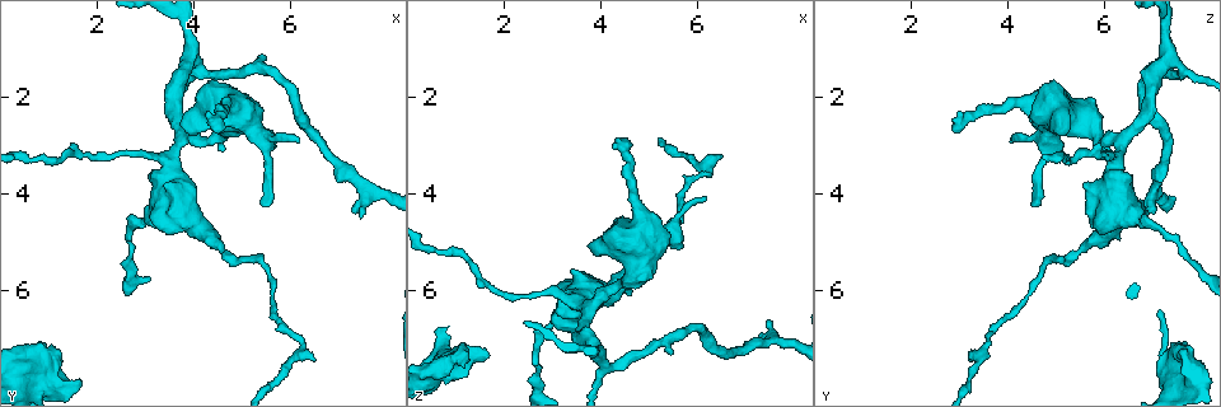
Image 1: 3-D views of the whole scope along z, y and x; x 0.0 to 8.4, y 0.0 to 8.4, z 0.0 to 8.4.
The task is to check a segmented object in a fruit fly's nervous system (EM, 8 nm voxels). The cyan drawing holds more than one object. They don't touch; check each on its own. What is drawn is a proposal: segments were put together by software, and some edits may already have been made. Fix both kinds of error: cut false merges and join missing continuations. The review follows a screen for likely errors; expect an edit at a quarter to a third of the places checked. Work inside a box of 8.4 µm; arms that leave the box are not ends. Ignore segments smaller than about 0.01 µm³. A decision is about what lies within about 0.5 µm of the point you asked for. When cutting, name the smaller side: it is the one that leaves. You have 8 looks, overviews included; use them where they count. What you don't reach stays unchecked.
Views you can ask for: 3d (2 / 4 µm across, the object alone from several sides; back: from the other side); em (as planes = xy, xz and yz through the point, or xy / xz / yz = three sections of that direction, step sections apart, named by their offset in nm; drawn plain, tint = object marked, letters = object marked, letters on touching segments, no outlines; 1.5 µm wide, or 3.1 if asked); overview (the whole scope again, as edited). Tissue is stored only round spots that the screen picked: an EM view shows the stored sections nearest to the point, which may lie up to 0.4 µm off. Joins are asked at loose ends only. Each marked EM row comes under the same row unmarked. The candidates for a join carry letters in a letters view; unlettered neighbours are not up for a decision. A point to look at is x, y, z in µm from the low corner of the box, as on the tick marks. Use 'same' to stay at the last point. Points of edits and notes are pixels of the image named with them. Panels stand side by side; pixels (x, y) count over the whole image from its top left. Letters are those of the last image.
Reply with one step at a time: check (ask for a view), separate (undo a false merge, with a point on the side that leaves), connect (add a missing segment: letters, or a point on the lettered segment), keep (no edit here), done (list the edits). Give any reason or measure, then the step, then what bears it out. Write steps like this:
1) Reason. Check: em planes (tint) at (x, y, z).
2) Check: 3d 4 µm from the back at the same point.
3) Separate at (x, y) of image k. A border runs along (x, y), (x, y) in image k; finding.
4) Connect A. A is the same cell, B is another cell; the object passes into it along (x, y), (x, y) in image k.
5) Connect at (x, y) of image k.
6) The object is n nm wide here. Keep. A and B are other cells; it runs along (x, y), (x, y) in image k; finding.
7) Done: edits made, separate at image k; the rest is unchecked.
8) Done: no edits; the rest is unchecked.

An open end. Check: em xy step 8 (letters) at (1.15, 7.30, 7.60).

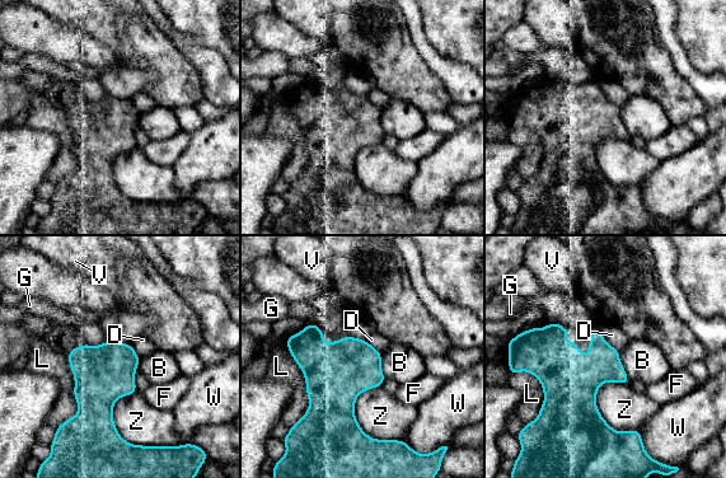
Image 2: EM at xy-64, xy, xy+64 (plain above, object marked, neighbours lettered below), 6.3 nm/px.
Keep. B, D, F, G, L, V, W and Z are other cells; a border runs along (604, 382), (600, 416), (638, 431) in image 2; none of them fits.

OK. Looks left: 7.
Thick turns thin. Check: 3d 4 µm at (3.80, 2.85, 6.35).

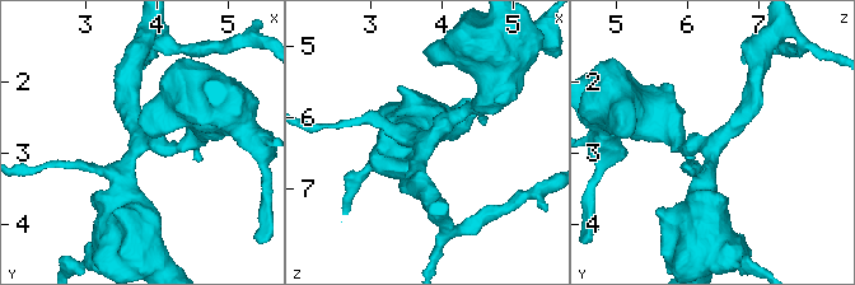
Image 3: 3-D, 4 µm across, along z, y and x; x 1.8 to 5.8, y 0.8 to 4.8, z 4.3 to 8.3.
4 arms meet here; shape alone is not enough. Check: em planes (letters) at (3.75, 2.85, 6.35).

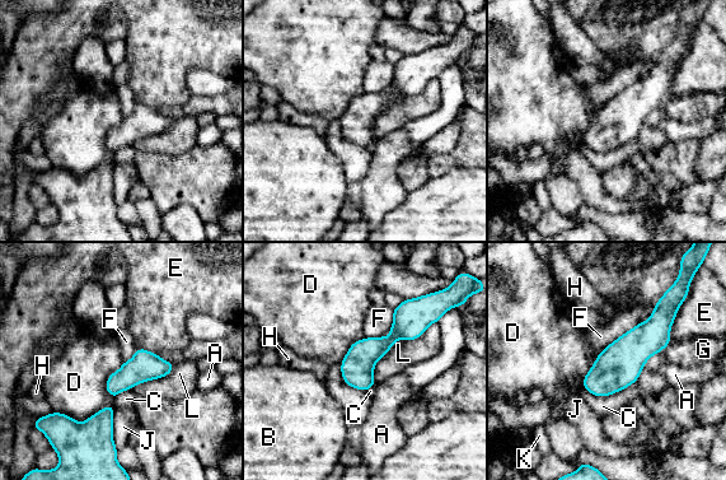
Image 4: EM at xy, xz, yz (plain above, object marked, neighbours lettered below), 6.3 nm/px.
The object is 160 nm wide here. Keep. A, B, C, D, E, F, G, H, J, K and L are other cells; it runs along (412, 307), (407, 322), (350, 382) in image 4; one neuron here.

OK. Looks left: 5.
Check: 3d 4 µm from the back at (4.20, 2.35, 3.05).

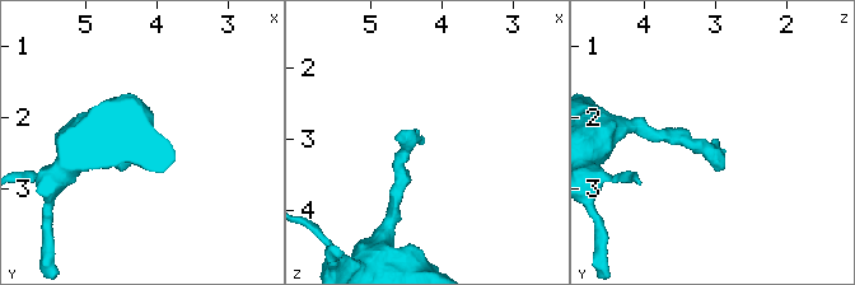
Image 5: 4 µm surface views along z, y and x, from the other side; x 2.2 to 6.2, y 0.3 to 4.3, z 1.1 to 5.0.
Check: em planes (letters) at (4.25, 2.30, 3.00).

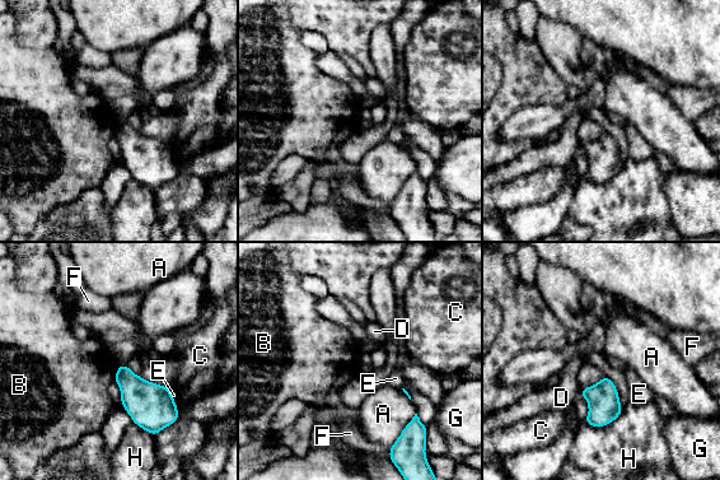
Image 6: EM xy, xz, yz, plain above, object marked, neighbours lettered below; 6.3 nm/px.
Keep. A, B, C, D, E, F, G and H are other cells; a border runs along (118, 366), (113, 381) in image 6; no lettered segment goes on from it.

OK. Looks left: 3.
Done: no edits; the rest is unchecked.

